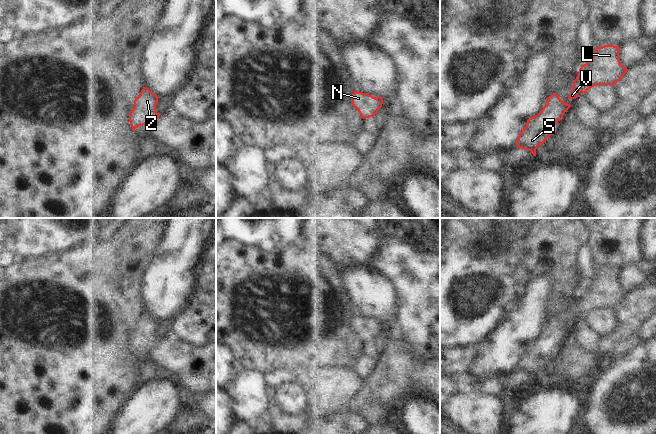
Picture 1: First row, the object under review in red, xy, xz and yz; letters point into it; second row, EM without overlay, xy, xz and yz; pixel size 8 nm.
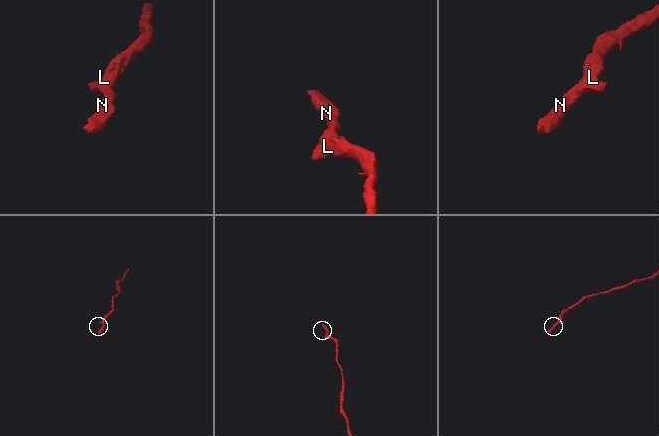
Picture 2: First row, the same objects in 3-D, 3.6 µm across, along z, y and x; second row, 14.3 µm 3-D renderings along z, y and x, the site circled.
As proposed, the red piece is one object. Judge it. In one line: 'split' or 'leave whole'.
leave whole

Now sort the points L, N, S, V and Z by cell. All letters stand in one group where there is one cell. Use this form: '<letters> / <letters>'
L N S V Z

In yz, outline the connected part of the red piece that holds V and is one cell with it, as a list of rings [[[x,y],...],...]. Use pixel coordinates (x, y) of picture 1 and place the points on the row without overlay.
[[[614,269],[596,271],[595,278],[579,293],[568,323],[576,323],[579,316],[585,318],[596,309],[614,310],[620,305],[628,293],[619,284],[619,274]]]

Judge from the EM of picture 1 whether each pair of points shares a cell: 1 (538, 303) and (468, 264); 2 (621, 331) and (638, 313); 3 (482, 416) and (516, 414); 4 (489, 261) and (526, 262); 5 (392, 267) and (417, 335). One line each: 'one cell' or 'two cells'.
1: two cells
2: one cell
3: two cells
4: two cells
5: one cell

